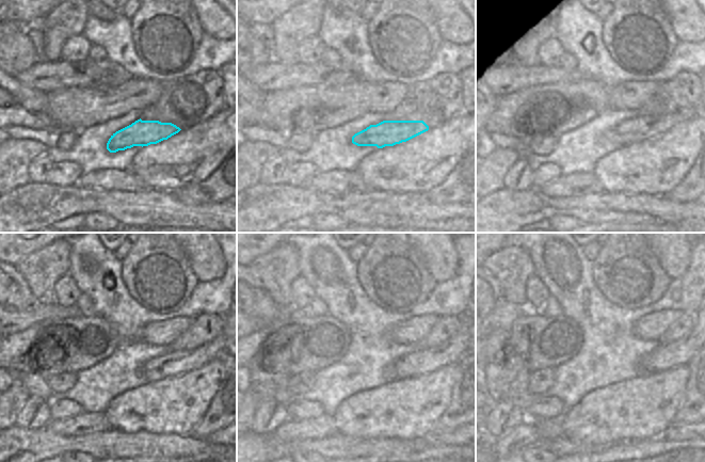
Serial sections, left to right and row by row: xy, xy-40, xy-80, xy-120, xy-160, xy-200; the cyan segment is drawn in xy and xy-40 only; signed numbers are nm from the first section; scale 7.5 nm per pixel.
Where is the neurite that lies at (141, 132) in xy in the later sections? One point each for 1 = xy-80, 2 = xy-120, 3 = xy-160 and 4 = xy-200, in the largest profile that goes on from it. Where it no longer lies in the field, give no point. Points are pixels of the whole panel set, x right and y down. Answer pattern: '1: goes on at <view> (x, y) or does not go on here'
1: goes on at xy-80 (640, 128)
2: goes on at xy-120 (175, 363)
3: goes on at xy-160 (422, 361)
4: goes on at xy-200 (677, 353)

